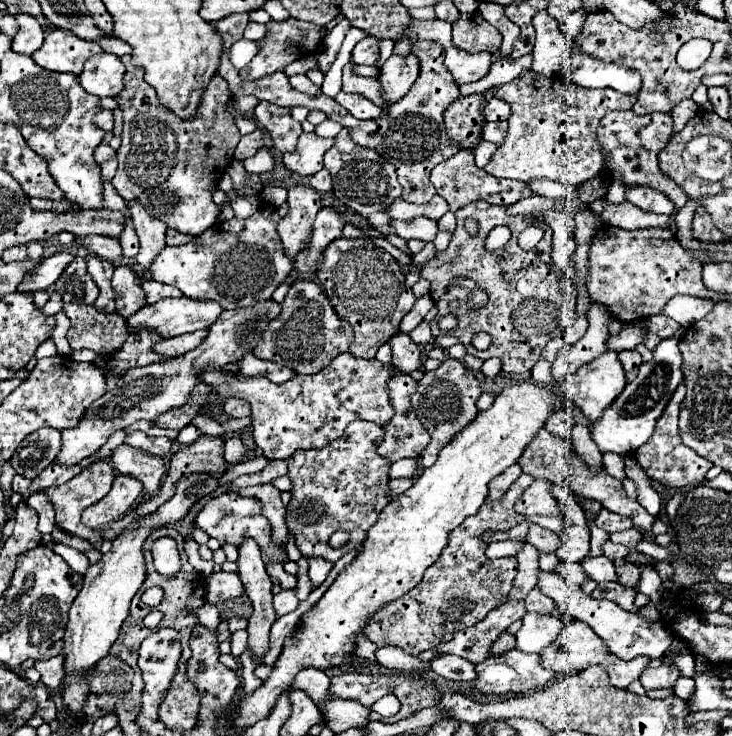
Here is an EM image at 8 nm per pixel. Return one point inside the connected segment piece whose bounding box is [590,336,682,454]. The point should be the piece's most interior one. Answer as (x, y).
(629, 421)

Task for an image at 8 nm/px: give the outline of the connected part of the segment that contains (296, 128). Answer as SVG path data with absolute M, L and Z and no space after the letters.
M260 102L254 110L258 126L272 138L272 148L280 154L294 152L298 136L302 134L300 122L292 120L290 108L280 108L270 102Z

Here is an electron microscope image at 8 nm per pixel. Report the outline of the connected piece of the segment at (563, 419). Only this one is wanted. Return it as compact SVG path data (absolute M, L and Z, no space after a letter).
M564 408L556 410L556 414L552 414L552 418L548 418L546 422L546 430L558 438L570 438L572 426L574 426L574 416Z

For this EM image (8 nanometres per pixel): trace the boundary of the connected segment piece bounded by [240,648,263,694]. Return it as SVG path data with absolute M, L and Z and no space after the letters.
M247 648L244 651L244 653L240 656L240 660L243 666L242 667L242 677L243 677L242 687L247 694L250 694L254 692L263 683L263 681L254 675L254 669L256 665L254 664L251 658L250 648Z

